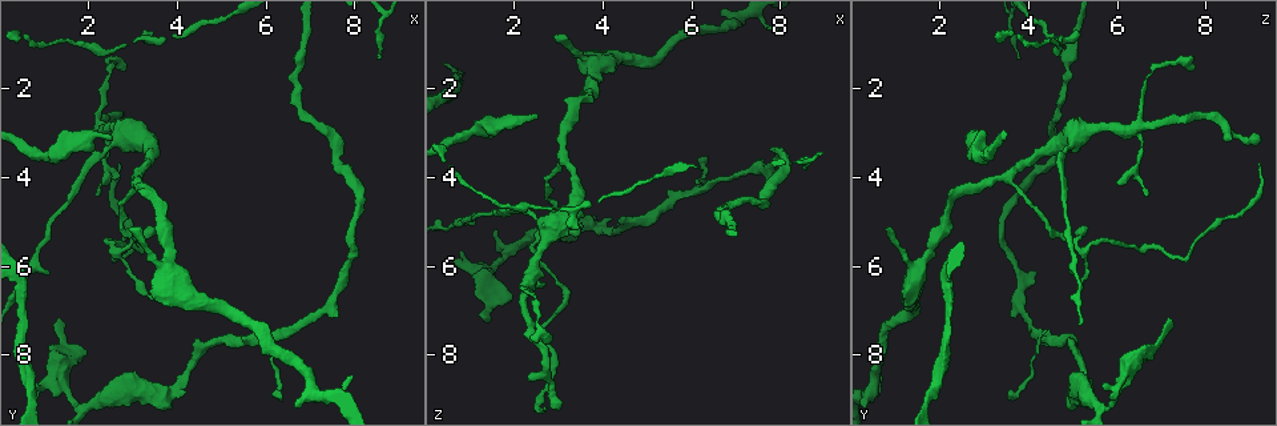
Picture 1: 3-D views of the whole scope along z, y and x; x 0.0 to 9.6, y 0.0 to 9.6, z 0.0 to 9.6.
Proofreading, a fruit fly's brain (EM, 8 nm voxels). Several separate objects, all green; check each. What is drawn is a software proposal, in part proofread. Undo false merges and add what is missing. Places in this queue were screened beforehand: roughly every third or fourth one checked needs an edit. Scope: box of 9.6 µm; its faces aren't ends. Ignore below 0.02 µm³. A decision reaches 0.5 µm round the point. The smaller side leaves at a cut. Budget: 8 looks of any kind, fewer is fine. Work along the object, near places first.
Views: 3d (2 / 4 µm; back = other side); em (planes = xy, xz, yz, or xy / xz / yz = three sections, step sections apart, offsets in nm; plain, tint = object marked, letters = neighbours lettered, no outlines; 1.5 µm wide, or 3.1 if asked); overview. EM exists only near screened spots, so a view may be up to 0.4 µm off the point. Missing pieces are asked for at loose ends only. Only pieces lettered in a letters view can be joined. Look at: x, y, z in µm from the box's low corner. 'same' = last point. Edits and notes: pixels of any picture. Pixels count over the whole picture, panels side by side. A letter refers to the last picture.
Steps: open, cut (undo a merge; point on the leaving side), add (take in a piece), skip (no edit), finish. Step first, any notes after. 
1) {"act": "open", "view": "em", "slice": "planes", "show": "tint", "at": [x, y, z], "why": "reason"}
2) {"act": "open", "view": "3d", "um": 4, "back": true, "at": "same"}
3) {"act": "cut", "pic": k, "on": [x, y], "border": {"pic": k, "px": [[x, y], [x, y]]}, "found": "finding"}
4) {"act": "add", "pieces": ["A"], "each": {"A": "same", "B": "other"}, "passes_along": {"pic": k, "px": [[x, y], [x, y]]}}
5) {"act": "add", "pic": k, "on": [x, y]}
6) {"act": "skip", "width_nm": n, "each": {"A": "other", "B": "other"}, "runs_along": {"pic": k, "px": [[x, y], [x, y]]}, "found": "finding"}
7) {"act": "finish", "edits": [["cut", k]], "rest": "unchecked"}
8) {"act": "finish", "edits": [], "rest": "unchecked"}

{"act": "open", "view": "em", "slice": "planes", "show": "letters", "at": [0.60, 8.90, 5.90], "why": "free end"}

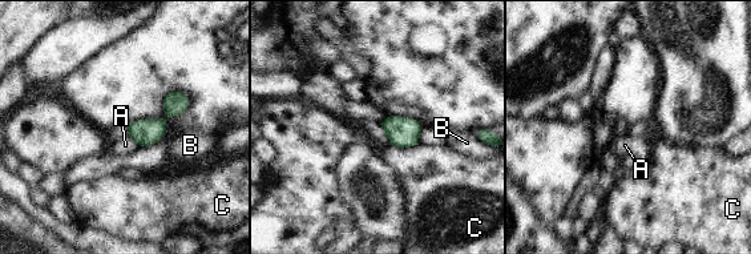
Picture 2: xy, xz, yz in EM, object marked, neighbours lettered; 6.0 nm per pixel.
{"act": "skip", "each": {"A": "other", "B": "other", "C": "other"}, "border": {"pic": 2, "px": [[126, 133], [137, 145]]}, "found": "none of them fits"}

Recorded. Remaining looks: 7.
{"act": "open", "view": "em", "slice": "planes", "show": "letters", "at": [2.35, 4.10, 6.05], "why": "an open end"}

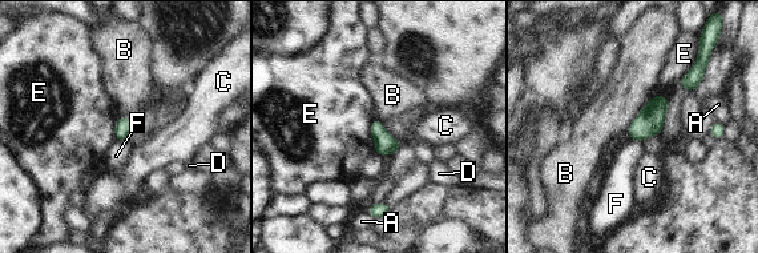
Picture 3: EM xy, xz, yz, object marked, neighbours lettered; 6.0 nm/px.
{"act": "skip", "each": {"A": "other", "B": "other", "C": "other", "D": "other", "E": "other", "F": "other"}, "border": {"pic": 3, "px": [[654, 93], [625, 131]]}, "found": "no lettered piece goes on from it"}

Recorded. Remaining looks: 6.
{"act": "open", "view": "em", "slice": "xy", "step": 4, "show": "letters", "at": [2.55, 3.15, 2.65], "why": "branch stops here"}

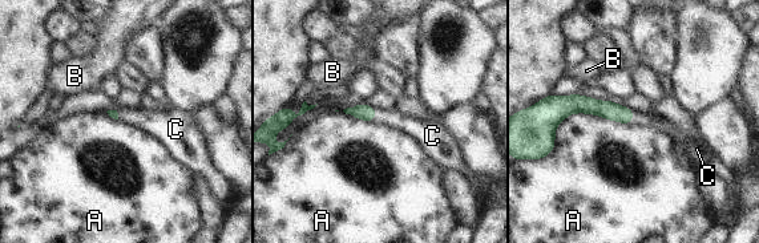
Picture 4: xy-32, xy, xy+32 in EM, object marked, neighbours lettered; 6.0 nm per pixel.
{"act": "open", "view": "em", "slice": "planes", "show": "letters", "at": "same", "why": "another direction"}

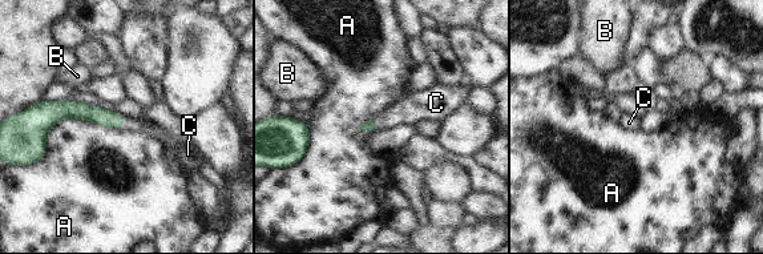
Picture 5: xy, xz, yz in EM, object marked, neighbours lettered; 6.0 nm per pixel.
{"act": "add", "pieces": ["C"], "each": {"A": "other", "B": "other", "C": "same"}, "passes_along": {"pic": 5, "px": [[371, 124], [378, 124], [415, 107]]}, "found": "it goes on there"}

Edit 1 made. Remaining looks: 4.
{"act": "finish", "edits": [["add", 5]], "rest": "unchecked"}

